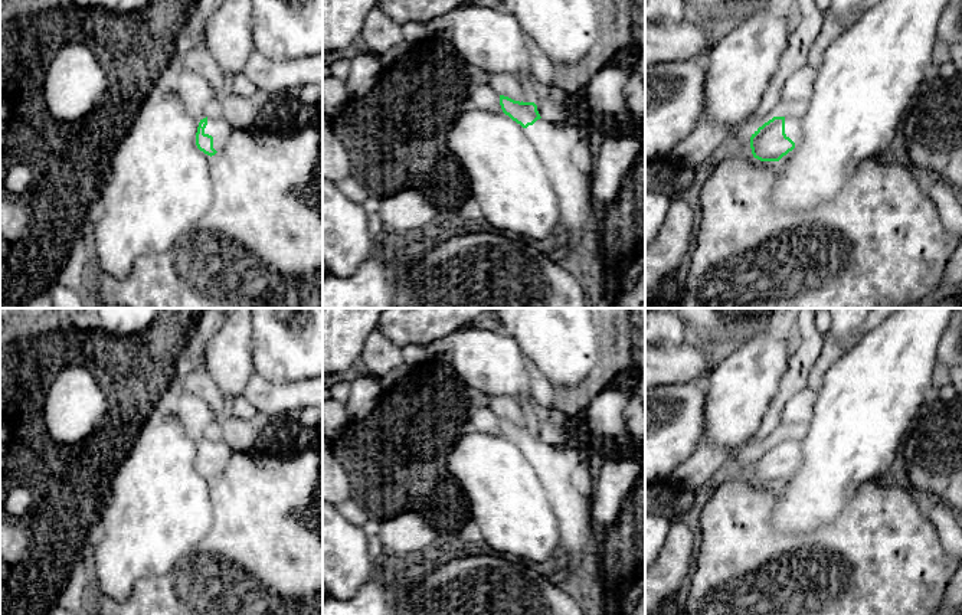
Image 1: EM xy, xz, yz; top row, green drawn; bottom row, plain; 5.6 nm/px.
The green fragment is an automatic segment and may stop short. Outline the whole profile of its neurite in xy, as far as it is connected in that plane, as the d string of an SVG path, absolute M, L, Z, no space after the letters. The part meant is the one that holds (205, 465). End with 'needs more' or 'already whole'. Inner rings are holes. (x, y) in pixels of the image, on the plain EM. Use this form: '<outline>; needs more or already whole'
M219 436L200 442L196 455L196 468L207 478L215 478L222 472L233 449L228 446Z; needs more

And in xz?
M500 418L500 428L505 438L524 451L547 493L559 520L557 560L573 569L576 576L586 575L598 533L590 523L588 498L579 495L570 482L580 454L554 451L540 439L534 425L520 425Z; needs more

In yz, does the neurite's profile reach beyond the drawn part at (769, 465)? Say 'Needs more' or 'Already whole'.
Needs more

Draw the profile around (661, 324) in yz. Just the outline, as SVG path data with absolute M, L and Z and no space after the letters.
M645 308L645 344L685 341L685 323L675 308Z

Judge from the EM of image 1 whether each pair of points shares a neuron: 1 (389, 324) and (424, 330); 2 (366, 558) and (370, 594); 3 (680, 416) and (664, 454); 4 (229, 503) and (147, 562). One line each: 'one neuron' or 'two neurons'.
1: one neuron
2: two neurons
3: one neuron
4: two neurons

